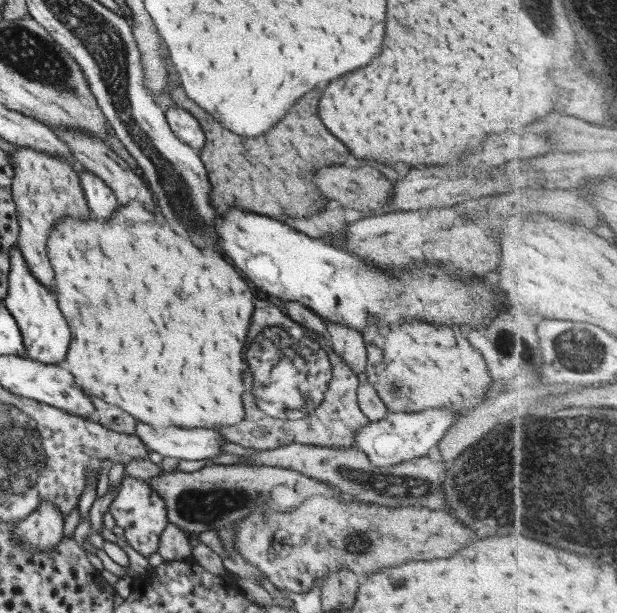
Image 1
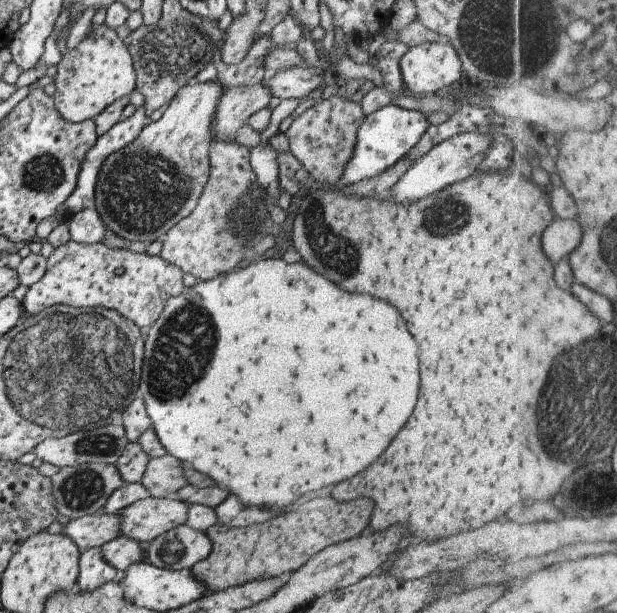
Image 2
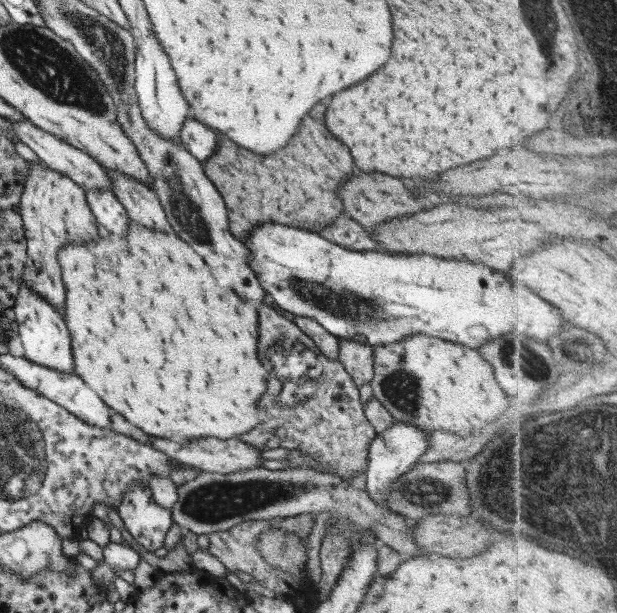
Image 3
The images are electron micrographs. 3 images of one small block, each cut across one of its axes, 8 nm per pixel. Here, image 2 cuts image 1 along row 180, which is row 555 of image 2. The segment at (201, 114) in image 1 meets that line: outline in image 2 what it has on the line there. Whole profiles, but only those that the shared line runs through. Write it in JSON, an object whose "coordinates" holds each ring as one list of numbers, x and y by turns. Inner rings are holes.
{"coordinates":[[327,496,313,498,293,512,279,514,267,522,235,528,216,521,205,531,212,542,210,553,189,570,204,584,204,592,209,593,252,580,278,577,285,572,292,573,327,545,343,542,361,533,369,524,372,510,371,498,343,502]]}

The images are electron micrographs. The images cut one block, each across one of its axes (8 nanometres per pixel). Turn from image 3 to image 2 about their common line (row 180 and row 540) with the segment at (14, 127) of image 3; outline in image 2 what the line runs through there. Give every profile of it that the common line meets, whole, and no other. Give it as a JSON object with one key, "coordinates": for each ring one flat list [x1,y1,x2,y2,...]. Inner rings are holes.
{"coordinates":[[93,513,70,519,60,533,67,535,78,548,79,554,86,548,100,547,120,534,120,514]]}

